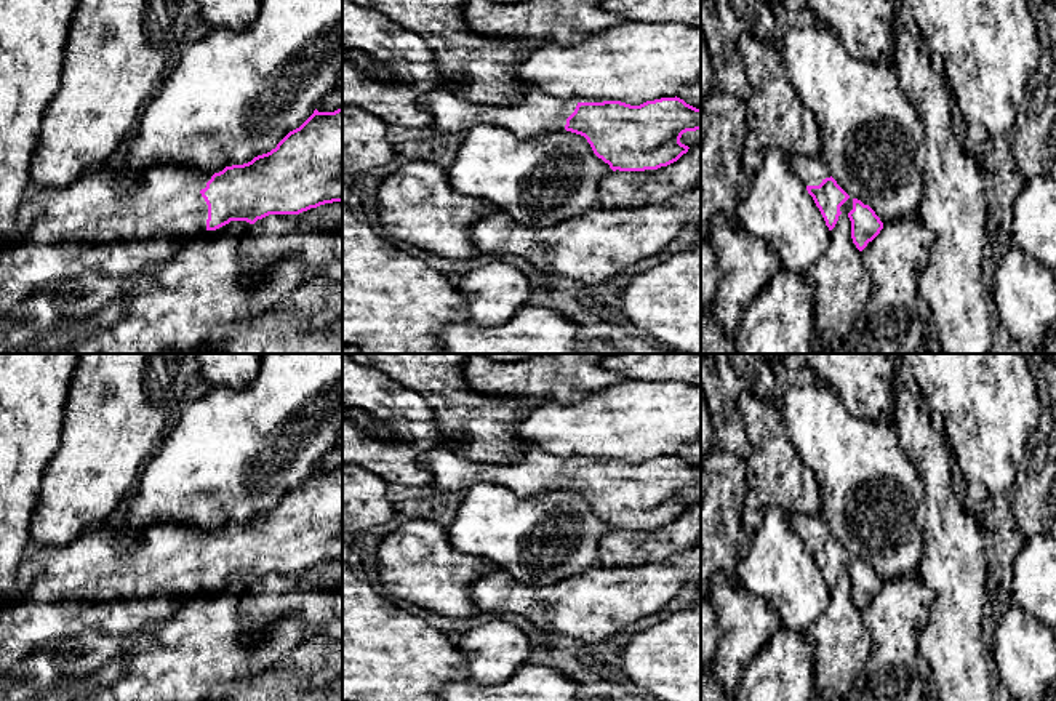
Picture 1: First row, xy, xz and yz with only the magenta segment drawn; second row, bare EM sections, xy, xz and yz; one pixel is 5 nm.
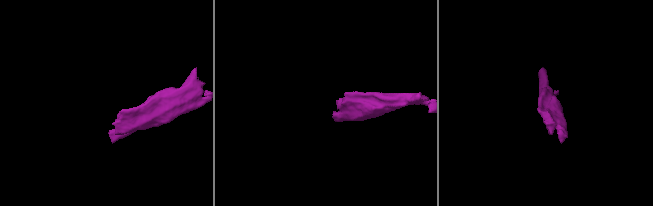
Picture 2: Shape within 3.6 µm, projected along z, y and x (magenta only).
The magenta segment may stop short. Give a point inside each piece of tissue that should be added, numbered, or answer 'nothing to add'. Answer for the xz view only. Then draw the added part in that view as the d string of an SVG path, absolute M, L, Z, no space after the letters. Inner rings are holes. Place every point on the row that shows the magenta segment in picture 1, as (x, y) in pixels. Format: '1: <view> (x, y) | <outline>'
1: xz (535, 114) | M442 88L424 96L419 104L434 118L430 136L467 131L474 125L501 125L518 138L534 138L563 131L578 101L528 88L523 98L509 104L480 104Z

